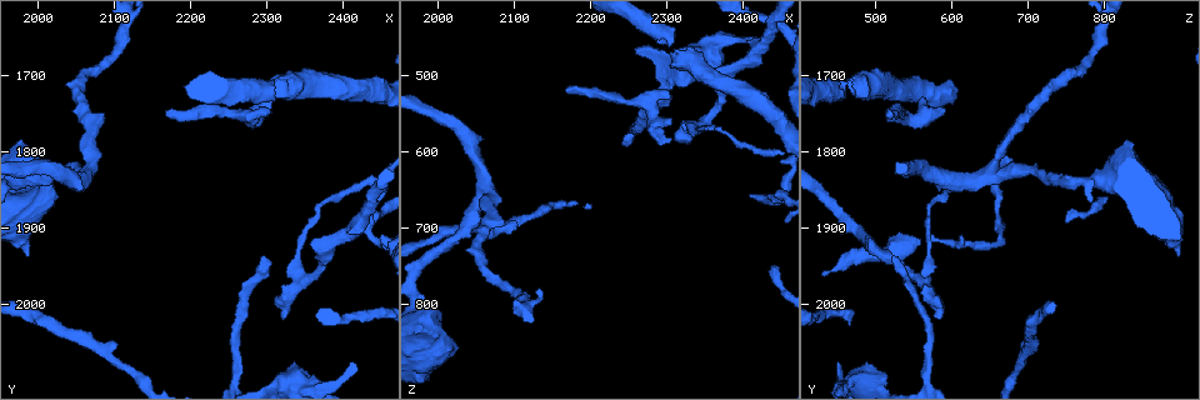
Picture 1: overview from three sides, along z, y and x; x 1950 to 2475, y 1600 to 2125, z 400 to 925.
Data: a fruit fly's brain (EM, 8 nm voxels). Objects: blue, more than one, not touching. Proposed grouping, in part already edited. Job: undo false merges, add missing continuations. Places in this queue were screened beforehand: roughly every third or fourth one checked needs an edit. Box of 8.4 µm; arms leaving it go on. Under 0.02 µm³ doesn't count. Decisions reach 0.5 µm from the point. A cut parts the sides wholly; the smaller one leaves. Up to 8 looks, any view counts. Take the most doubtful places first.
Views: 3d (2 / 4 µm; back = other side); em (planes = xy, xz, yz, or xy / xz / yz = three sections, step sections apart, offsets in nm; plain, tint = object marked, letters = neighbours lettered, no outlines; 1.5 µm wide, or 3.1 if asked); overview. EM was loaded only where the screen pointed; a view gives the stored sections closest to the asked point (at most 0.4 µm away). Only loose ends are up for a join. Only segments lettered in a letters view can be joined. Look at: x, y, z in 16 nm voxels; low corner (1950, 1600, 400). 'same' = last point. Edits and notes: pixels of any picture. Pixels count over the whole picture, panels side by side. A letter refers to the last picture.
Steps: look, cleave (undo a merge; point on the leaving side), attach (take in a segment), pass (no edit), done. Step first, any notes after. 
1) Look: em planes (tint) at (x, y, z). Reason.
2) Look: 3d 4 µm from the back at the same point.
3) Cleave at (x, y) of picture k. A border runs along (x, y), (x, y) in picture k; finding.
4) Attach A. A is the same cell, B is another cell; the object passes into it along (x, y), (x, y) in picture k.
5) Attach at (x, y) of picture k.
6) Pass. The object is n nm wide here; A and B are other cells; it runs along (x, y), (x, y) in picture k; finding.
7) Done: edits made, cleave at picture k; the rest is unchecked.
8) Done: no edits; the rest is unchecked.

Look: 3d 2 µm from the back at (2165, 1745, 520). Free end.

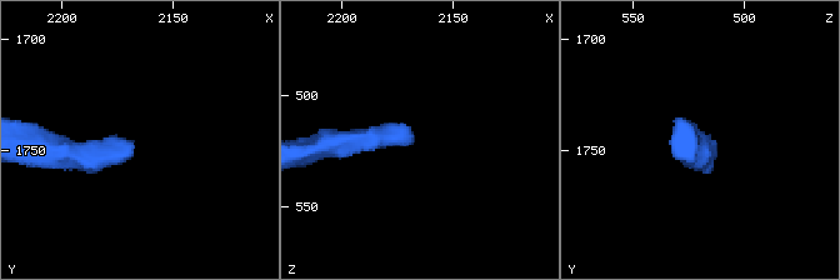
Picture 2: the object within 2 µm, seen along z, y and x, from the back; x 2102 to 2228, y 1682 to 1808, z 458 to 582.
Look: em planes (letters) at (2167, 1745, 519). Shape alone is not enough.

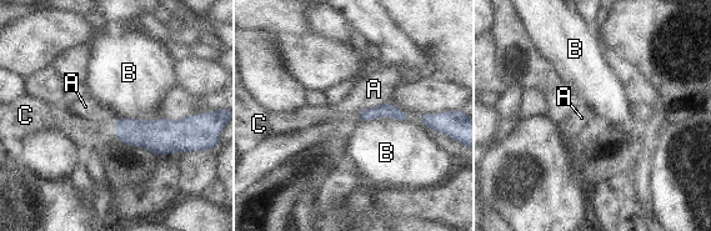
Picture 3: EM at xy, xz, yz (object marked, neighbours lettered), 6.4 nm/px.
Attach C. C is the same cell, A and B are other cells; it goes on there.

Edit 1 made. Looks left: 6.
Look: em yz step 4 (letters) at (2410, 2080, 445).

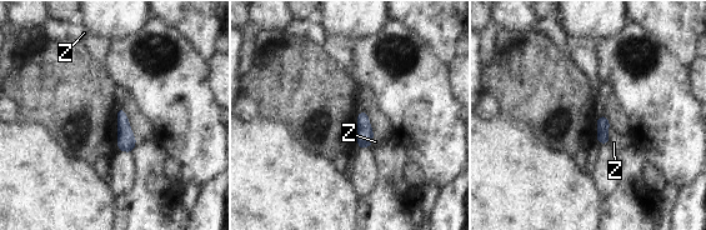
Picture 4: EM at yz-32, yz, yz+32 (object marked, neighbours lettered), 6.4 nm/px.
Look: em planes (letters) at the same point. Another direction.

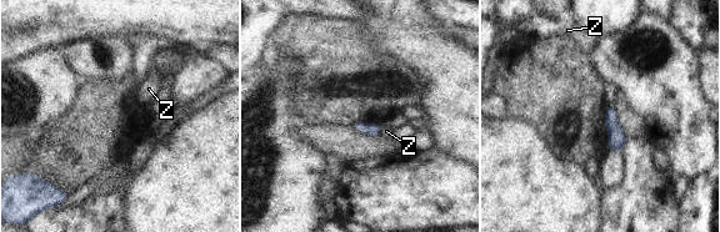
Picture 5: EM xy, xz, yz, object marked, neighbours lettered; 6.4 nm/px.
Pass. Z is another cell; a border runs along (383, 125), (379, 134) in picture 5; no lettered segment goes on from it.

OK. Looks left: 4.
Look: em planes (letters) at (2320, 2015, 585). Branch stops here.

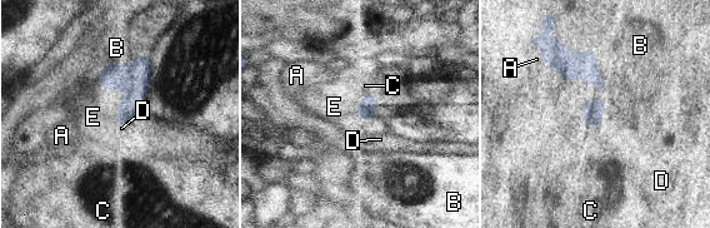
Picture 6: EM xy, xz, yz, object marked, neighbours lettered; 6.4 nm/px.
Attach D. D is the same cell, A, B, C and E are other cells; it goes on there.

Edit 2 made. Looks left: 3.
Done: edits made, attach at picture 3, attach at picture 6; the rest is unchecked.

